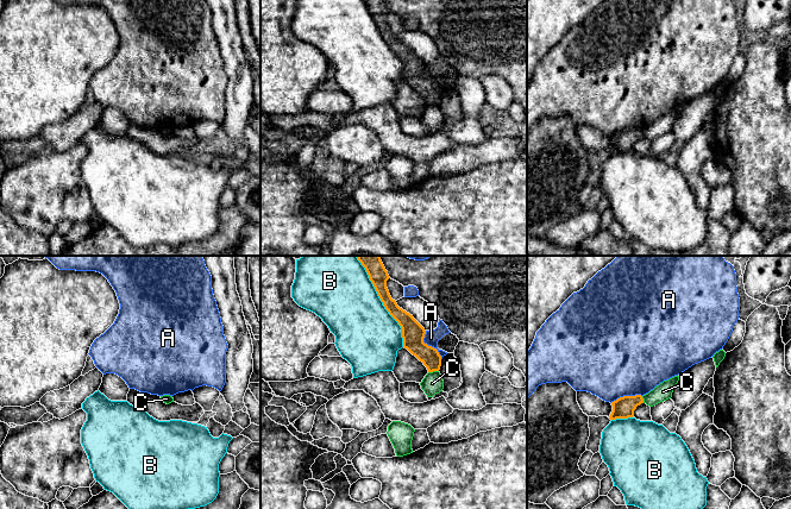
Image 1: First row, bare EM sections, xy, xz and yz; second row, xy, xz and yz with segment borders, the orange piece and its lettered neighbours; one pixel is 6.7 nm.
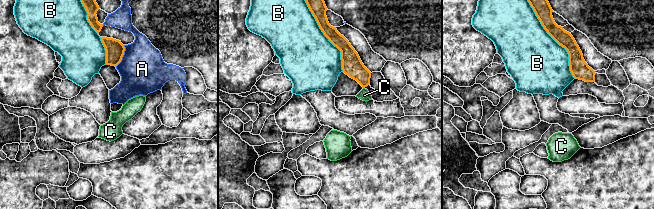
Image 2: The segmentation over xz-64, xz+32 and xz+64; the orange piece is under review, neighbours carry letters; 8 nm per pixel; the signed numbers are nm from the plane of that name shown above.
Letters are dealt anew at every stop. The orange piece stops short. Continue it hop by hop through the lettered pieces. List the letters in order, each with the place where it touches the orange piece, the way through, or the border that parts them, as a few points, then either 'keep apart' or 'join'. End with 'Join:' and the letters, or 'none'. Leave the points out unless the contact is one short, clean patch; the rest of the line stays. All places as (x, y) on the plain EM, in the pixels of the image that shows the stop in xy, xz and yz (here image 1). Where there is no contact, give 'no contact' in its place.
A: contact xz (429, 80); keep apart
B: contact xz (384, 39); keep apart
C: contact xz (433, 104); border xz (438, 104), (428, 106); keep apart
Join: none

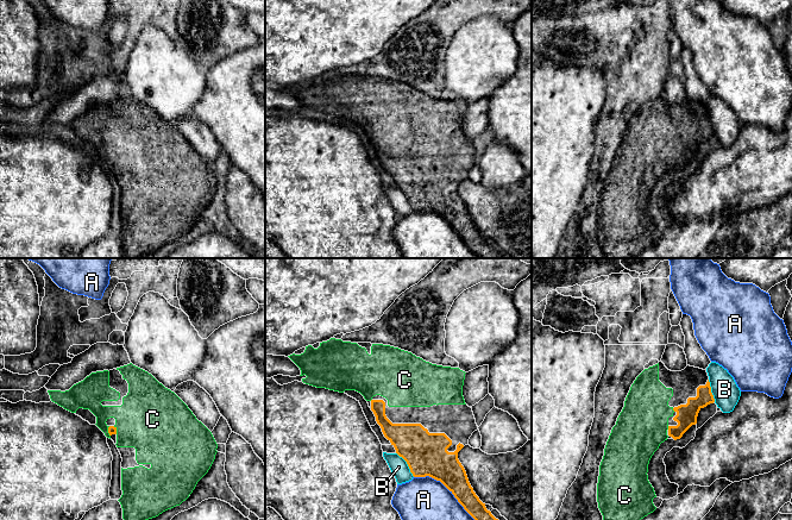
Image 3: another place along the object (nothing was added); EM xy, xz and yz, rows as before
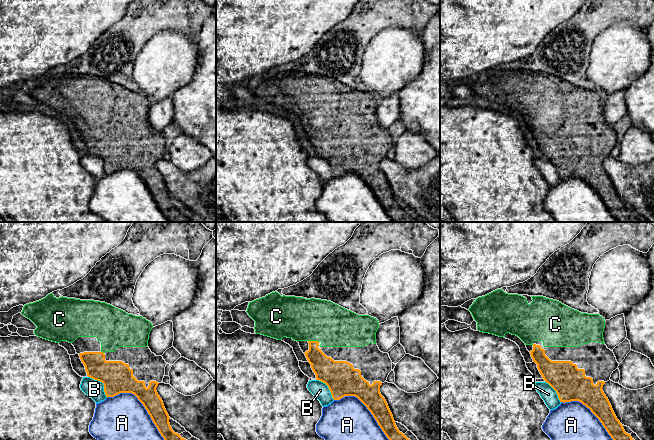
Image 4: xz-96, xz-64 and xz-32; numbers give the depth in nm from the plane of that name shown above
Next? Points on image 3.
A: contact xz (450, 224); keep apart
B: contact xz (407, 196); keep apart
C: contact yz (673, 143); join
Join: C

